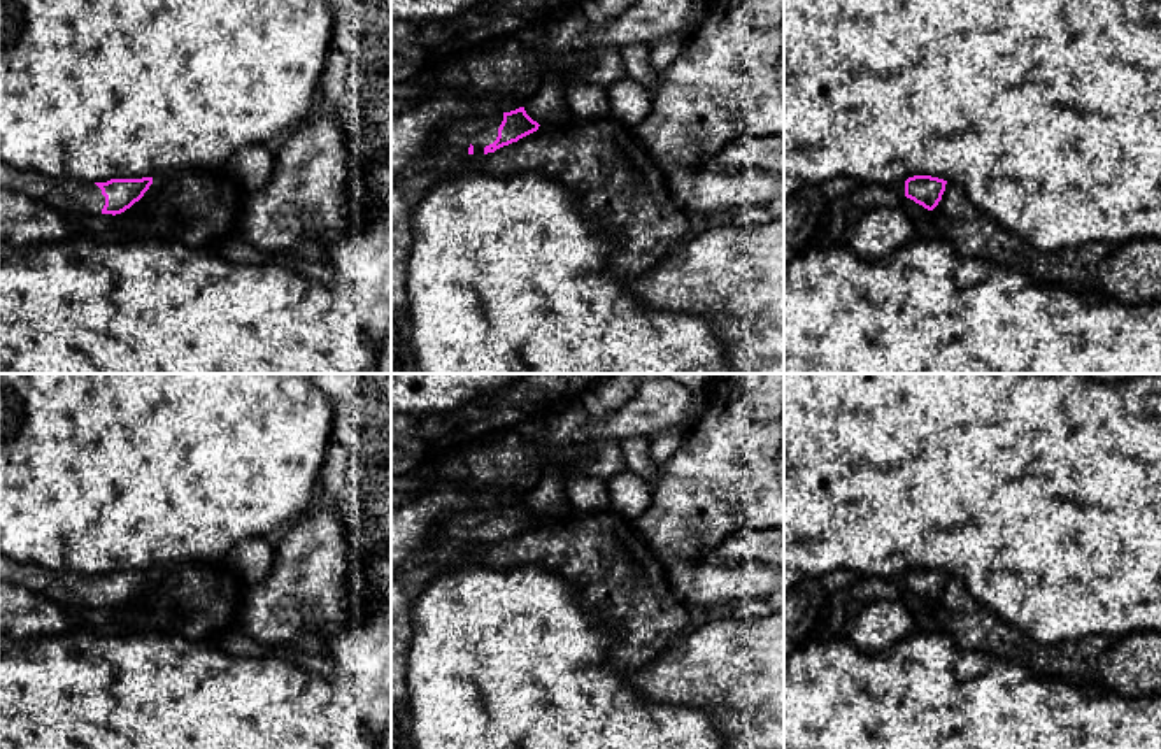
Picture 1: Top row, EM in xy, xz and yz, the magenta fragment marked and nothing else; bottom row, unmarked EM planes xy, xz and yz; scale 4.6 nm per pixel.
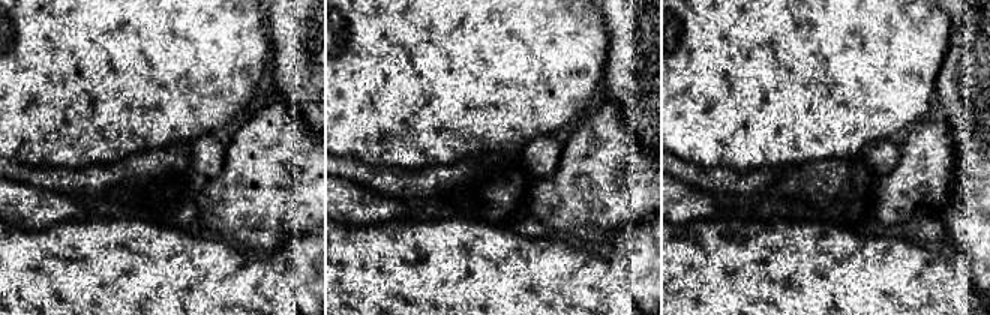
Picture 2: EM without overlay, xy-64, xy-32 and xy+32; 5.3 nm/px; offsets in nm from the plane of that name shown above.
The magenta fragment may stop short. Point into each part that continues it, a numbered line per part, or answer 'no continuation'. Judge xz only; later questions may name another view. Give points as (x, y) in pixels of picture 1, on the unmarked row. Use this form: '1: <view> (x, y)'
1: xz (481, 523)

